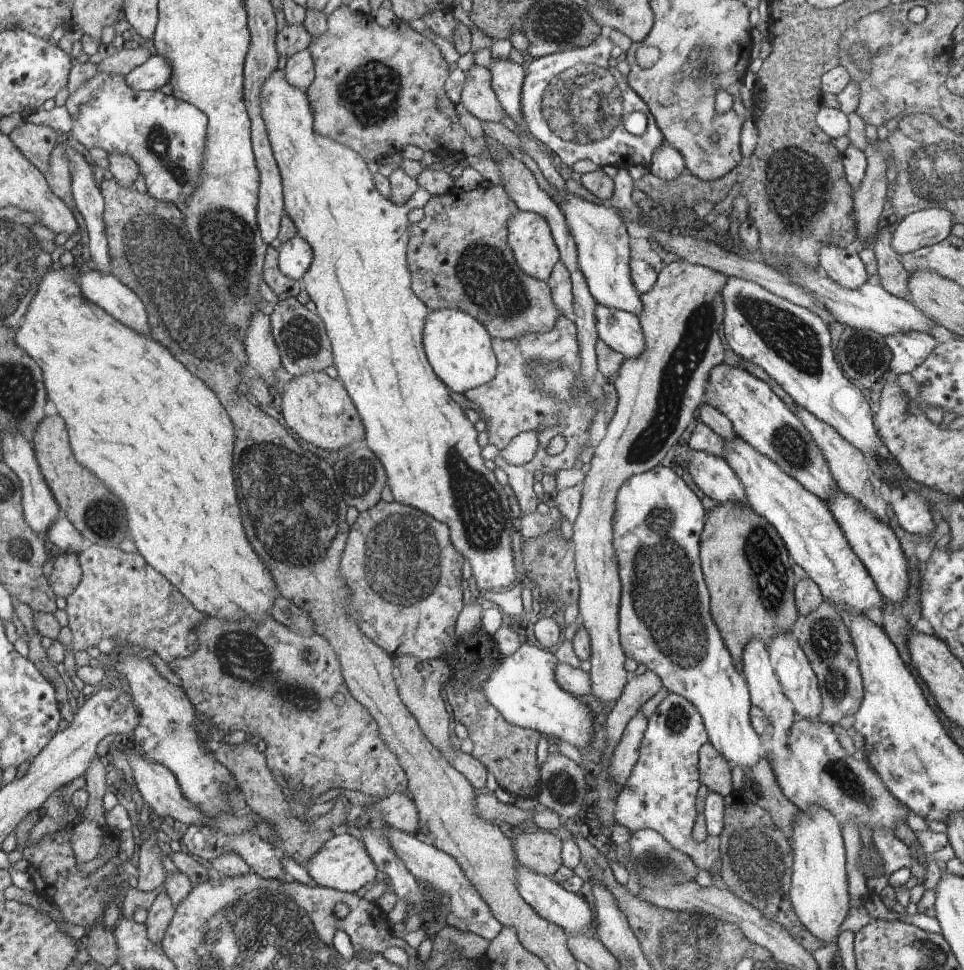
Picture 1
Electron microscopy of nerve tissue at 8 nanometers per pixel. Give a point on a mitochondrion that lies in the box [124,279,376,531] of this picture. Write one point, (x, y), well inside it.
(300, 338)

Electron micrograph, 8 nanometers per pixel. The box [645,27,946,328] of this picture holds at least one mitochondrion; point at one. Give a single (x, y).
(797, 195)

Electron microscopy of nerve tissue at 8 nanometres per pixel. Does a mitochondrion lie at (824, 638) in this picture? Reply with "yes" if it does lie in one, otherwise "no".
yes

